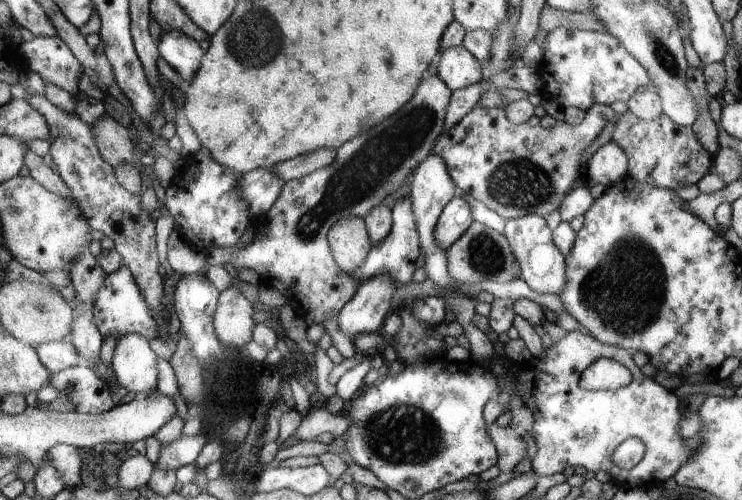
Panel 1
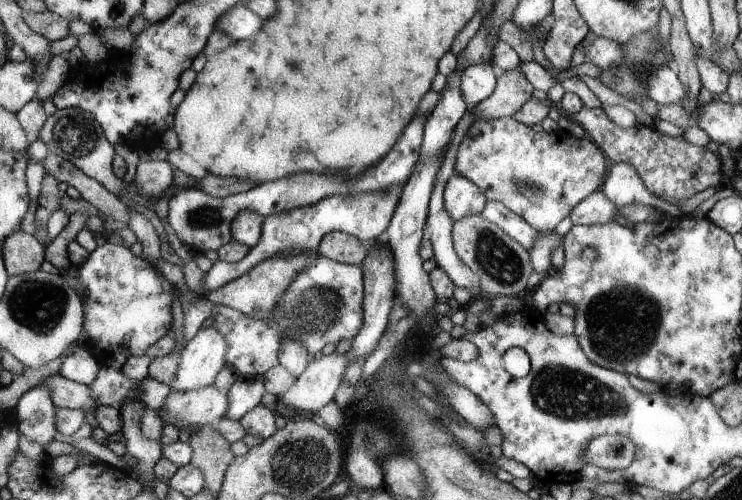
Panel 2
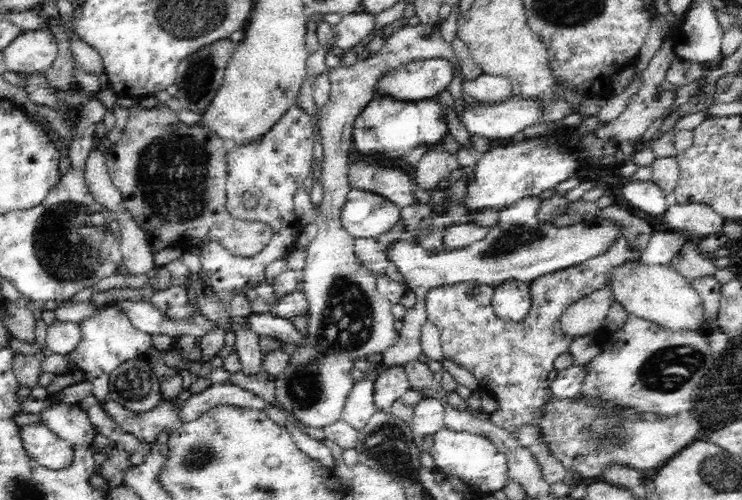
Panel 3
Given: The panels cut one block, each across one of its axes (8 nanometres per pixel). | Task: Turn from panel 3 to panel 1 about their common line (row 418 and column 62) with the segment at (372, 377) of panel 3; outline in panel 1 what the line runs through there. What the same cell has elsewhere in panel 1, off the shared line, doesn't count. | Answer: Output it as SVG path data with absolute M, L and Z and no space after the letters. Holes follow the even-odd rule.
M68 339L64 342L48 341L35 346L35 349L43 367L52 375L83 363L81 356Z

